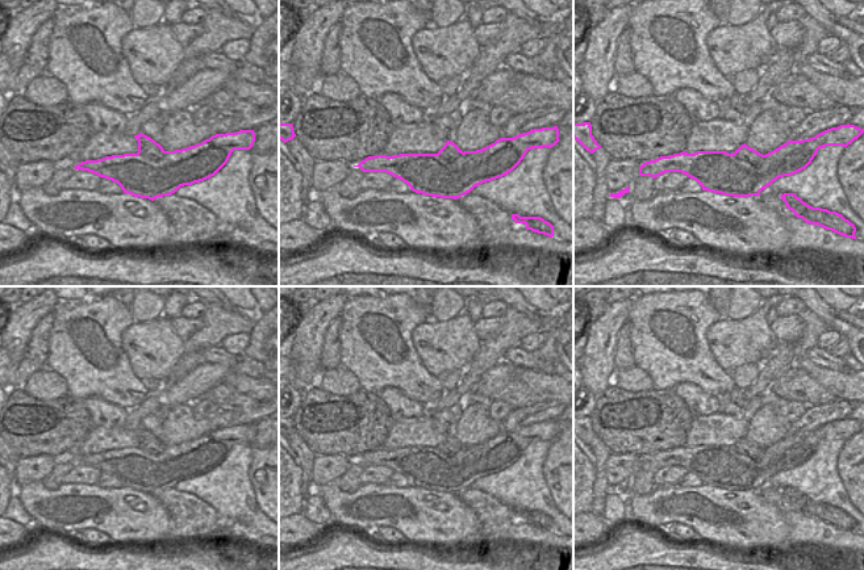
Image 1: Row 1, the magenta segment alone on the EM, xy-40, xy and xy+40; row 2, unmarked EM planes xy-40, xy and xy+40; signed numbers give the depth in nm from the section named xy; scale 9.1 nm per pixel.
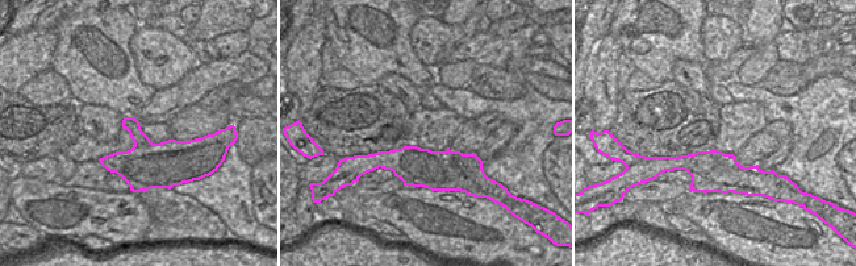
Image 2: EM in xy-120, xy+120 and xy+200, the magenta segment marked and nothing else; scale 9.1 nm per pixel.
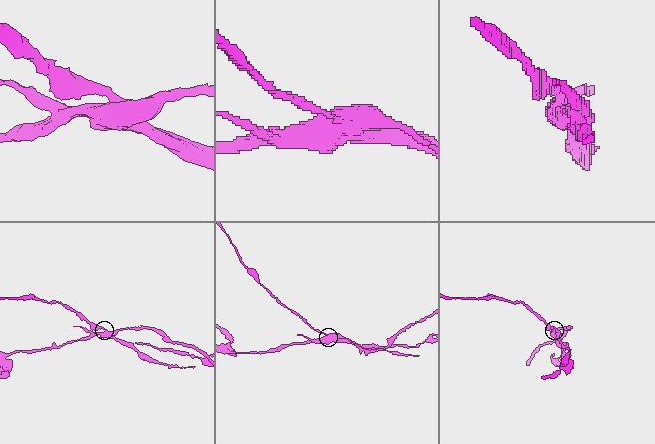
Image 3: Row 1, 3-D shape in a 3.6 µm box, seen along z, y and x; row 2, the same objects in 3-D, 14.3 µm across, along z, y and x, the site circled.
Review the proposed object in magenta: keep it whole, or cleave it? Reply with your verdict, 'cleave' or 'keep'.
cleave

